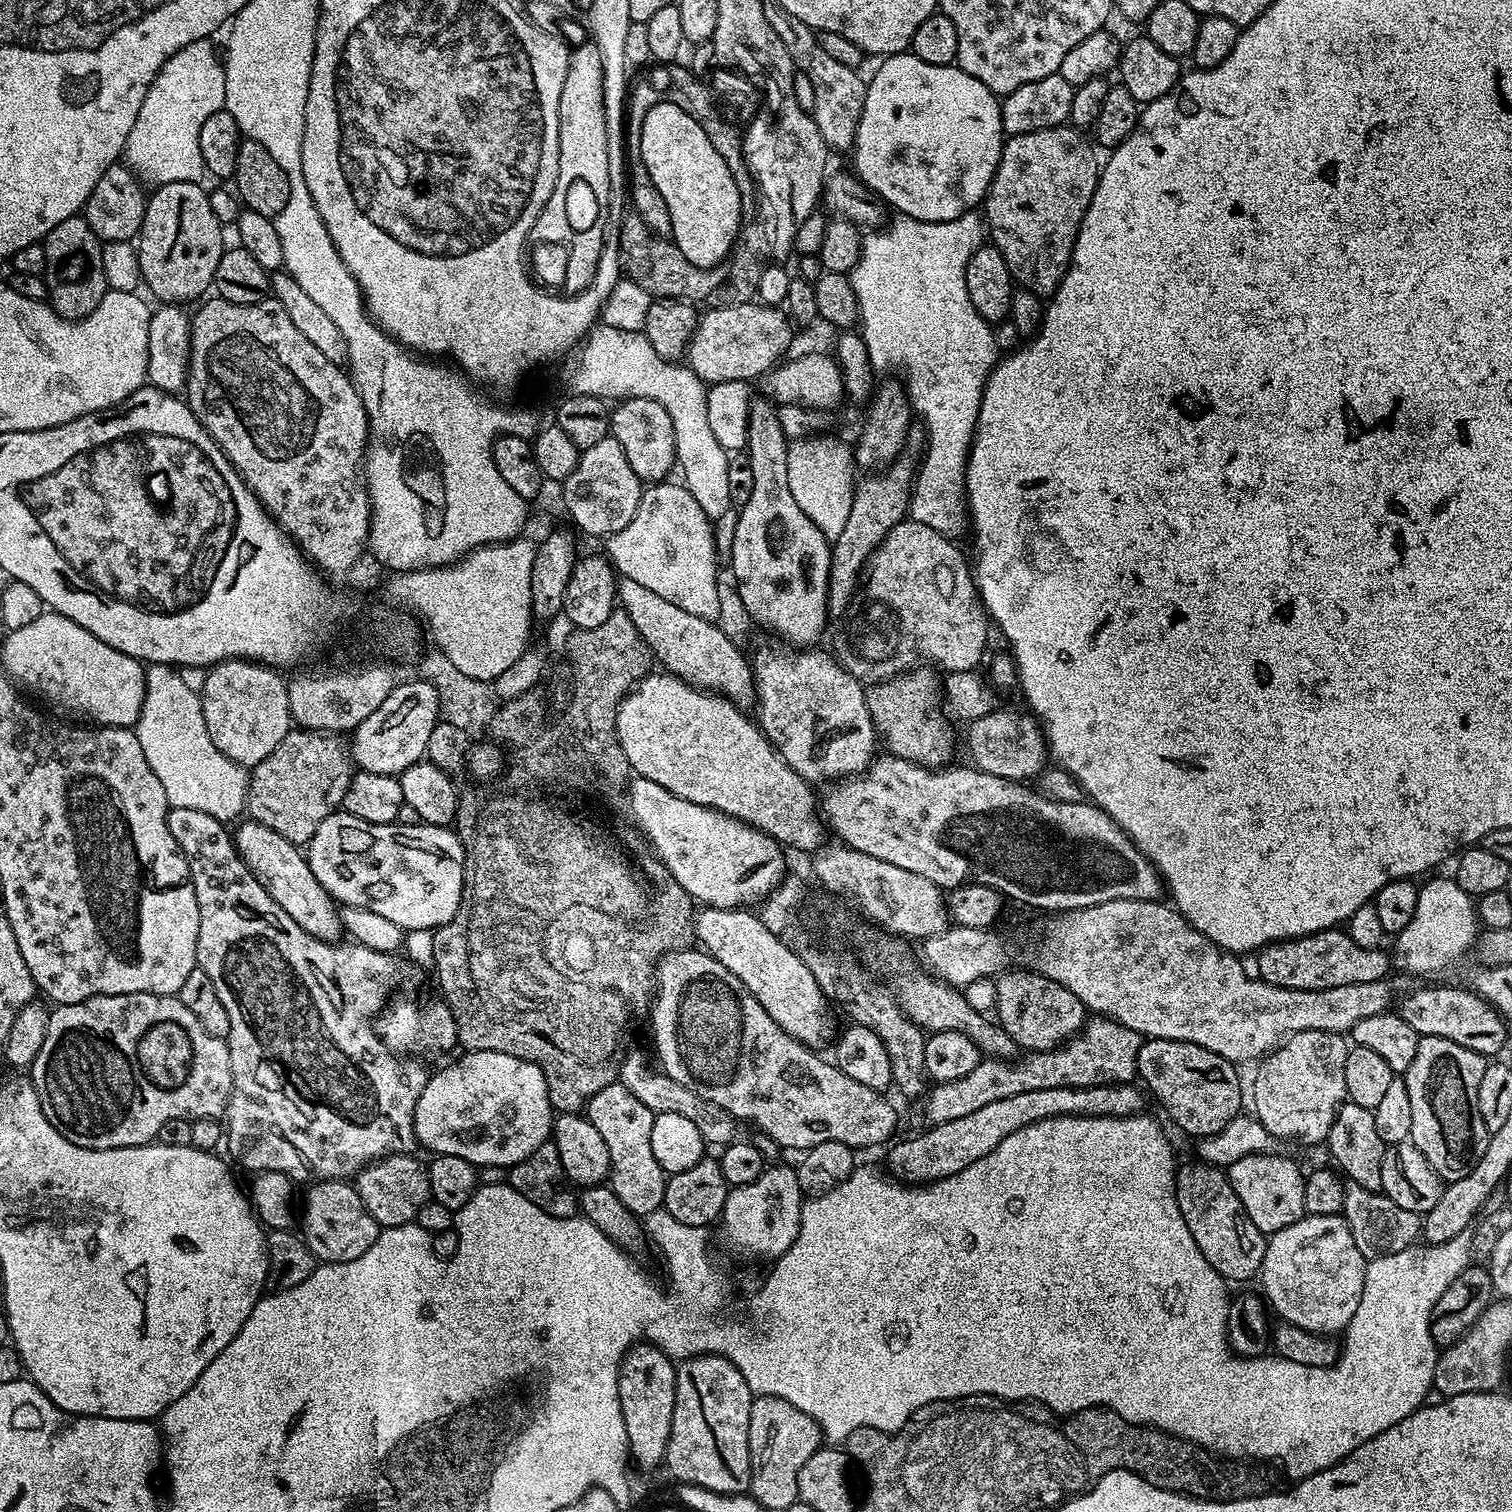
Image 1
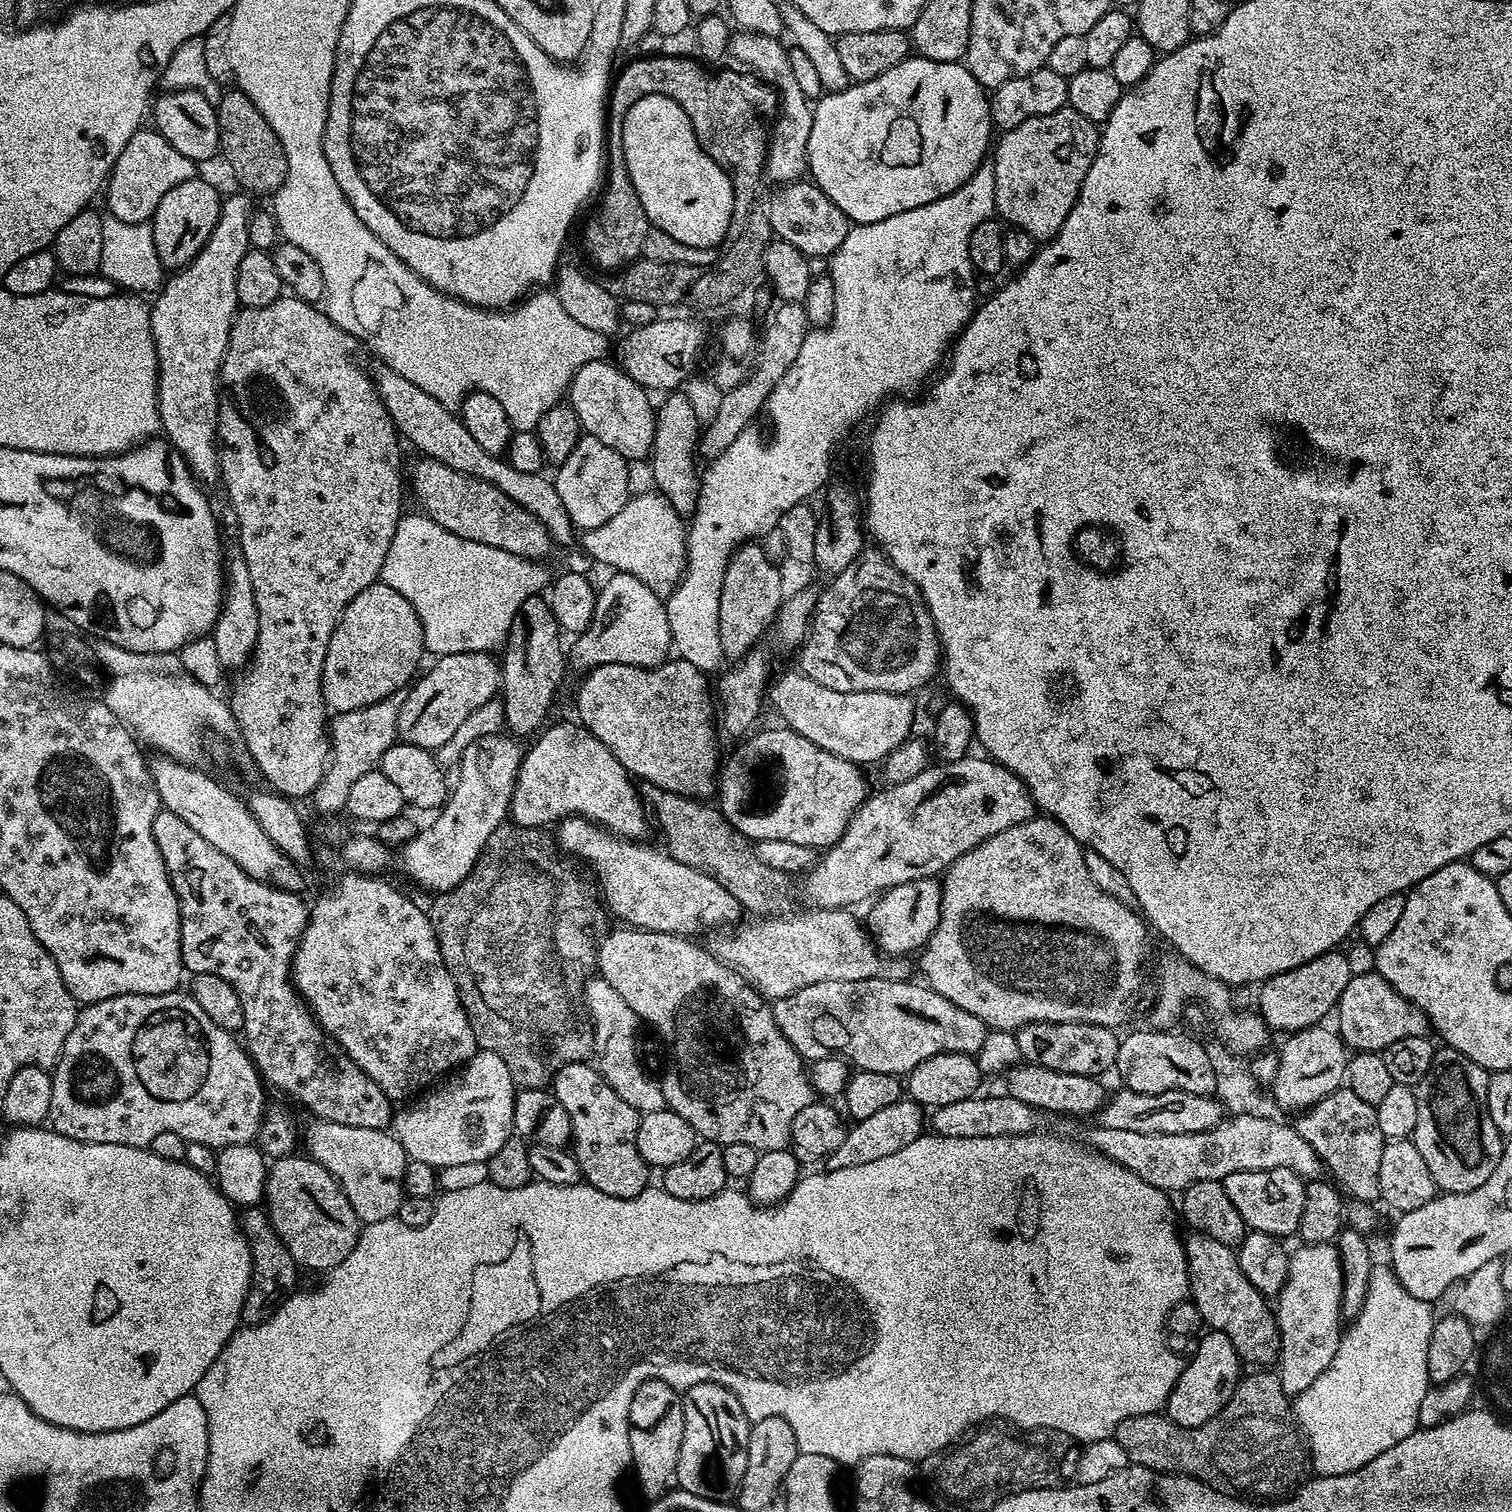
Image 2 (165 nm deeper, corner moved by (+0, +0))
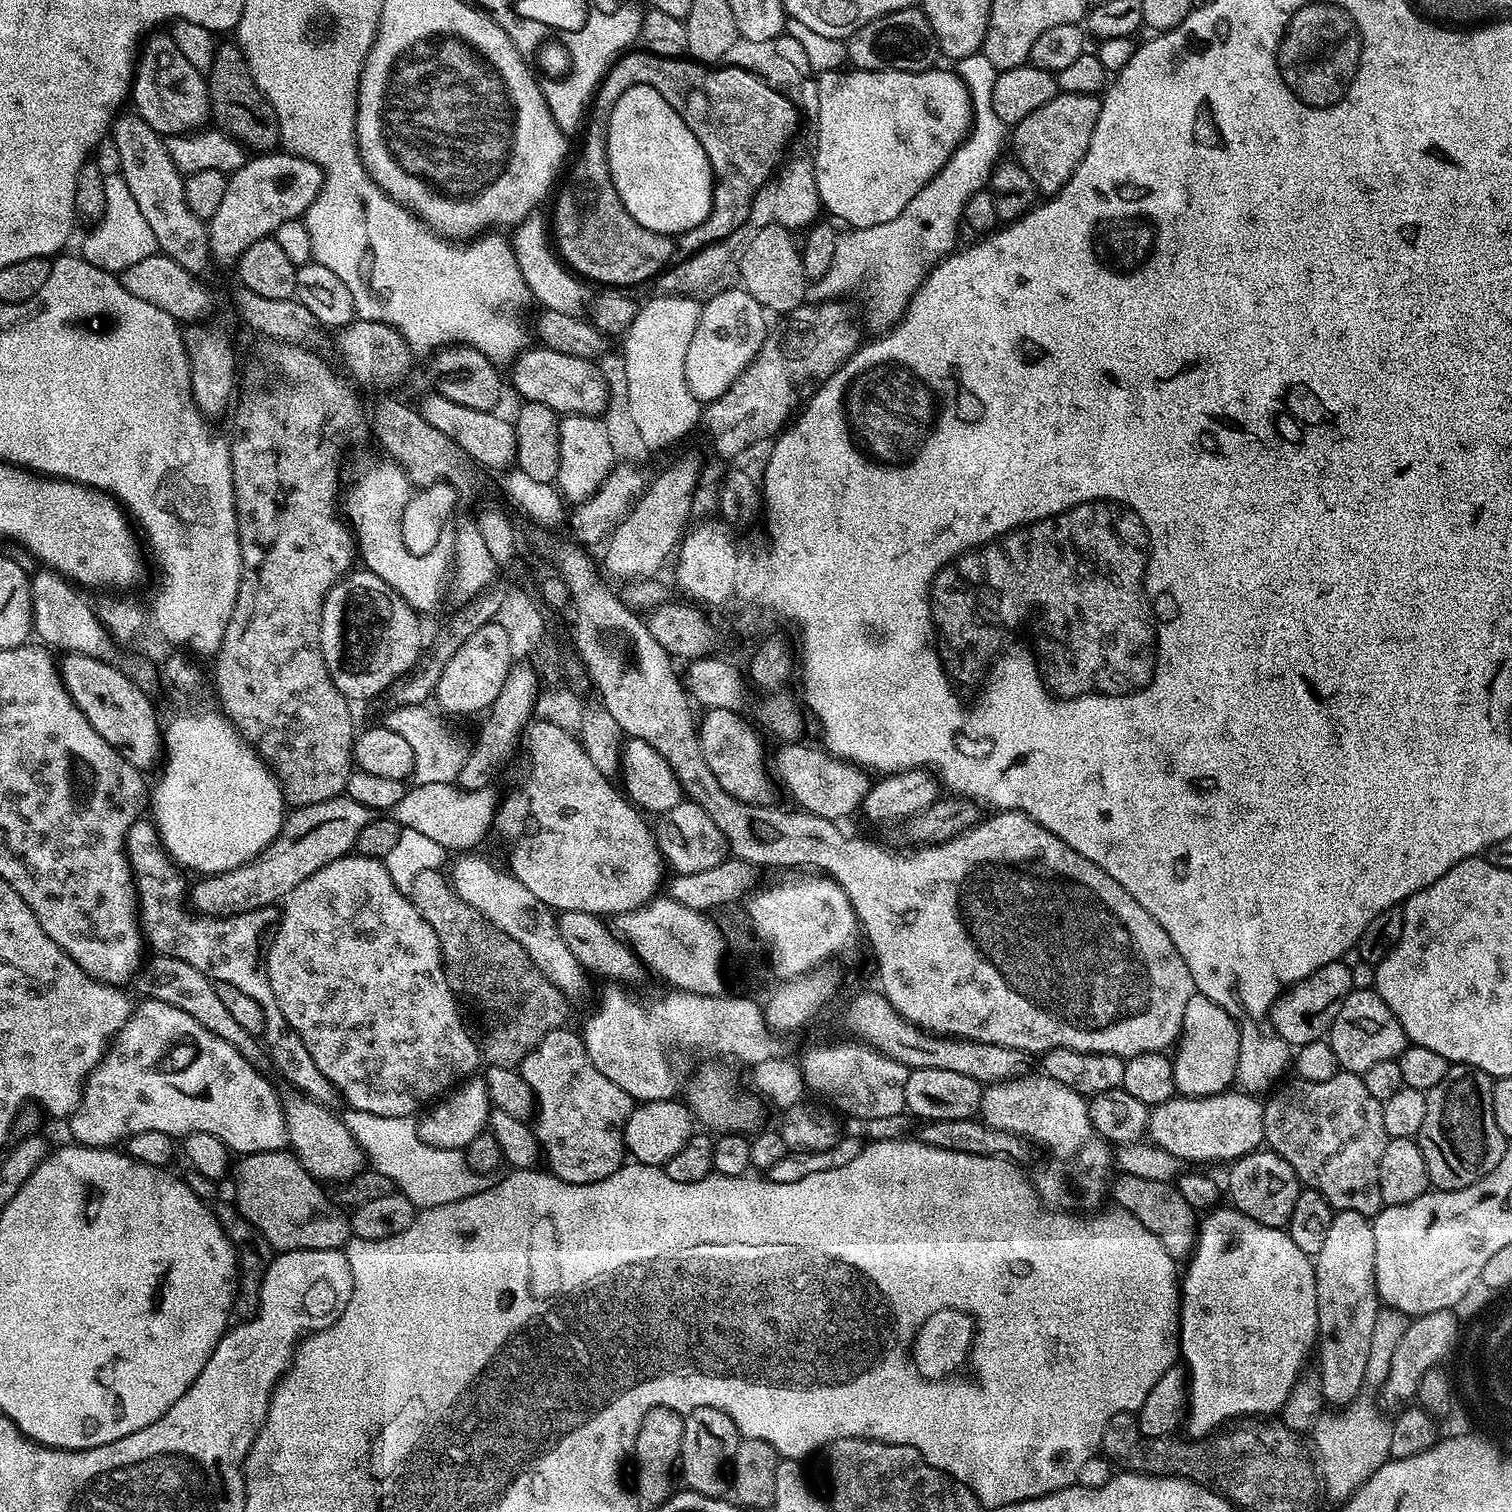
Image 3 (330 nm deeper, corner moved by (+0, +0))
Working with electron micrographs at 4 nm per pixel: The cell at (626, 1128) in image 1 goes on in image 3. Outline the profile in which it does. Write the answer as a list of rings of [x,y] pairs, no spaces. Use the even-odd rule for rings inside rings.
[[[571,1027],[556,1028],[518,1065],[518,1073],[530,1086],[535,1100],[534,1127],[540,1143],[543,1159],[553,1176],[571,1184],[593,1184],[610,1178],[622,1167],[626,1160],[624,1127],[634,1107],[632,1097],[614,1086],[606,1074],[601,1074],[598,1066],[590,1062],[590,1054],[584,1045],[584,1037],[579,1031],[571,1032]]]

